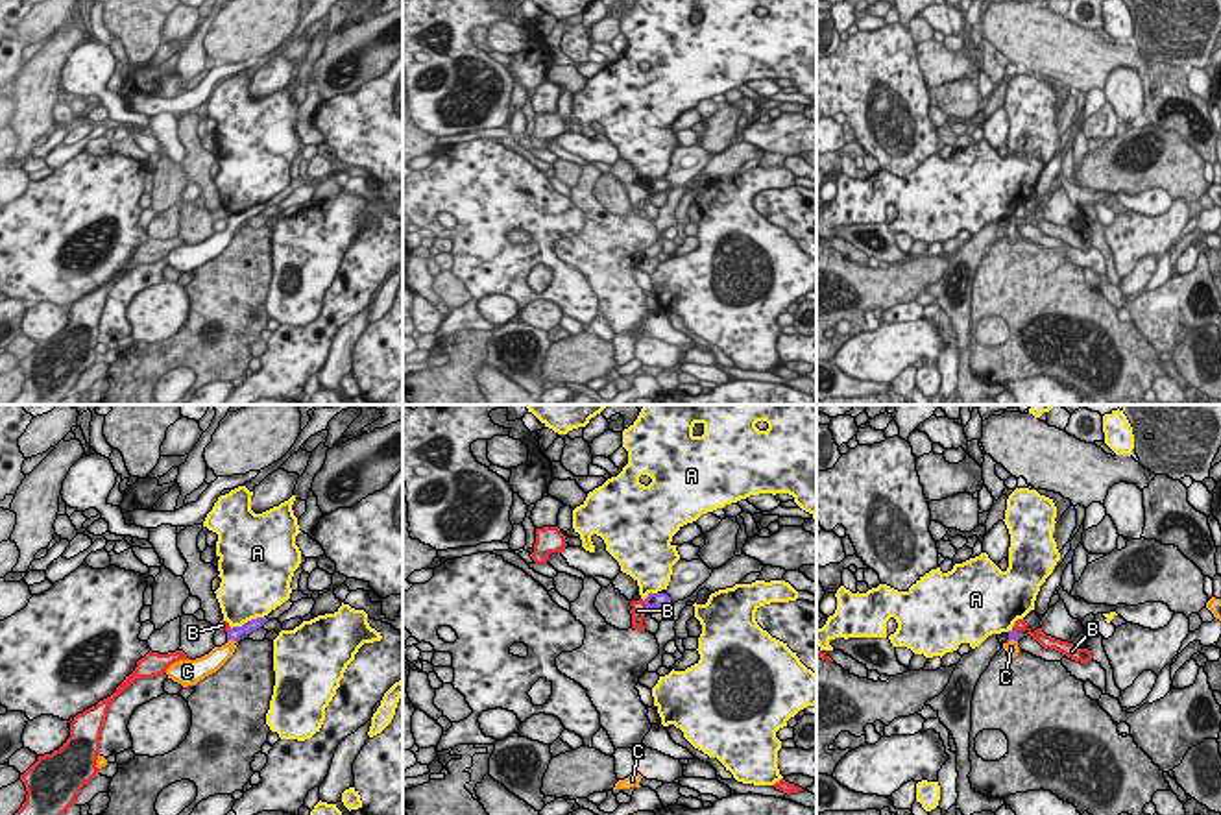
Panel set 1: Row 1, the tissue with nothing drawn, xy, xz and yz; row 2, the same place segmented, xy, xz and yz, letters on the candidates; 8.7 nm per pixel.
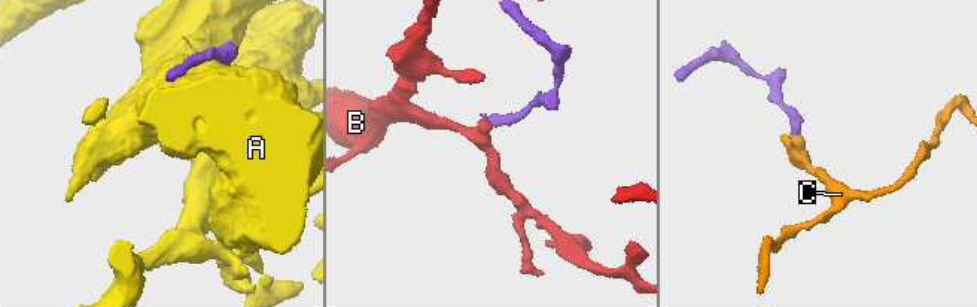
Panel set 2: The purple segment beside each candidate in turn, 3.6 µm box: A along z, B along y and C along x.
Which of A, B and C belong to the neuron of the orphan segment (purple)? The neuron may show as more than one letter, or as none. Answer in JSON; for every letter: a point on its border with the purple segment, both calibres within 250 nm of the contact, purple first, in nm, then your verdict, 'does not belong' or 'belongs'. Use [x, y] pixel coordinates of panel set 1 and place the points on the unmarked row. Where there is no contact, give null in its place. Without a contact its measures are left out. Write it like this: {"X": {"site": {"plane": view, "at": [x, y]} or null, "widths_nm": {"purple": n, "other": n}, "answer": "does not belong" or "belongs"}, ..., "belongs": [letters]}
{"A": {"site": {"plane": "xy", "at": [248, 207]}, "widths_nm": {"purple": 120, "other": 460}, "answer": "does not belong"}, "B": {"site": {"plane": "xz", "at": [645, 189]}, "widths_nm": {"purple": 130, "other": 130}, "answer": "does not belong"}, "C": {"site": {"plane": "xy", "at": [231, 224]}, "widths_nm": {"purple": 120, "other": 160}, "answer": "belongs"}, "belongs": ["C"]}

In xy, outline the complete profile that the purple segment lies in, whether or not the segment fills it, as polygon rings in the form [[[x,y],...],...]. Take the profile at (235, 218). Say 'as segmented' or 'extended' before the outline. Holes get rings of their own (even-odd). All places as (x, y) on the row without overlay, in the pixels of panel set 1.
extended; [[[257,203],[242,213],[233,213],[227,216],[227,229],[214,233],[209,240],[196,246],[179,246],[166,255],[168,264],[181,270],[183,274],[196,272],[205,262],[216,259],[235,238],[236,227],[249,220],[251,216],[260,214],[268,205]]]

